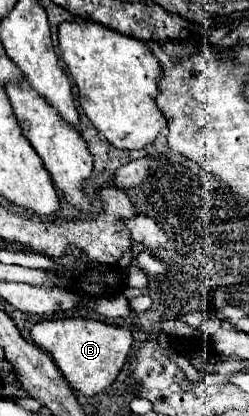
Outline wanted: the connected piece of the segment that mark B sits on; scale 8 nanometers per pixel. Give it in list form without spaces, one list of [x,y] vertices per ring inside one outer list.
[[[89,318],[43,320],[31,328],[31,340],[53,358],[69,386],[83,396],[95,396],[115,382],[133,344],[129,330]]]

